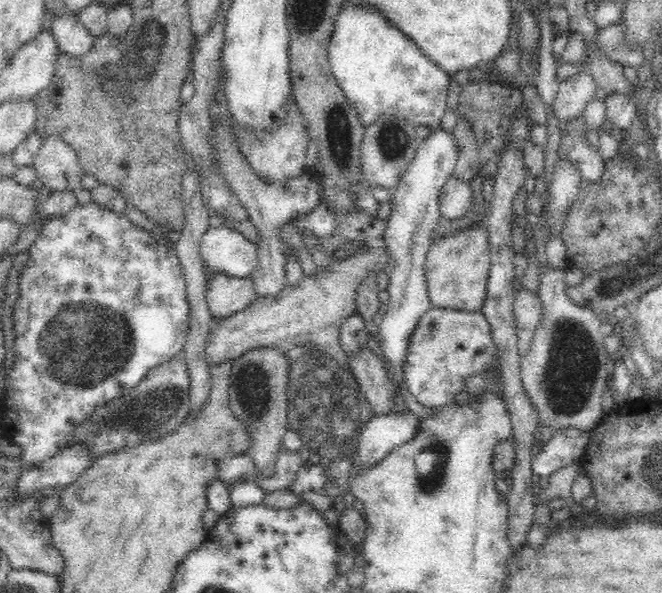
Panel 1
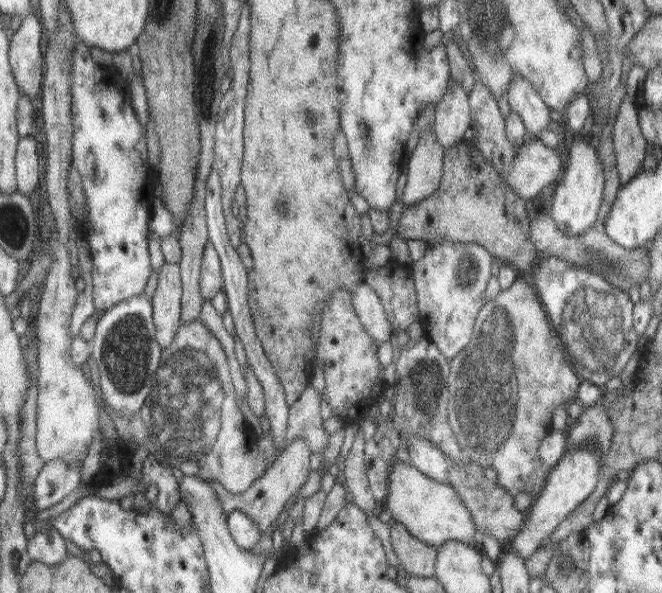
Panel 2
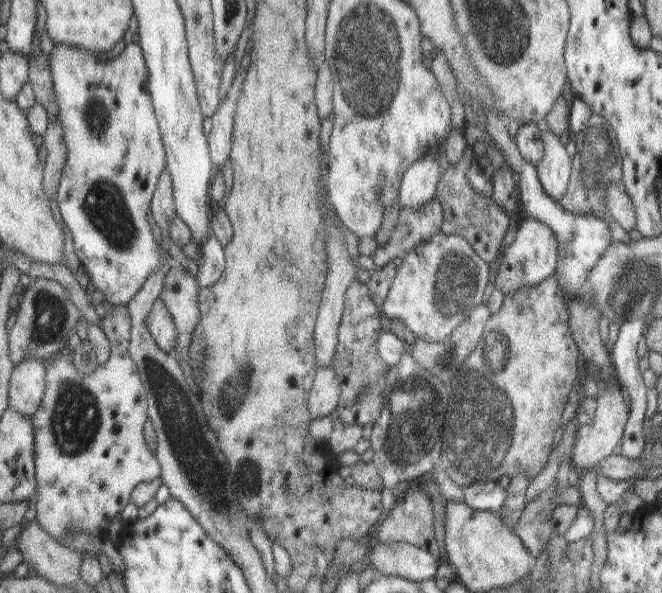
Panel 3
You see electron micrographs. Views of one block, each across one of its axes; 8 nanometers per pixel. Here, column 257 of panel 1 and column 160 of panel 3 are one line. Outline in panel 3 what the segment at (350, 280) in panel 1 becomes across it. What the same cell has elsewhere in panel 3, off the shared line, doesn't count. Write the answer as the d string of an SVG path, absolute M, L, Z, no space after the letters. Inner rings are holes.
M159 298L155 300L147 316L147 332L165 354L175 354L179 342L179 328L175 326L175 320L171 318L171 314L167 312Z

